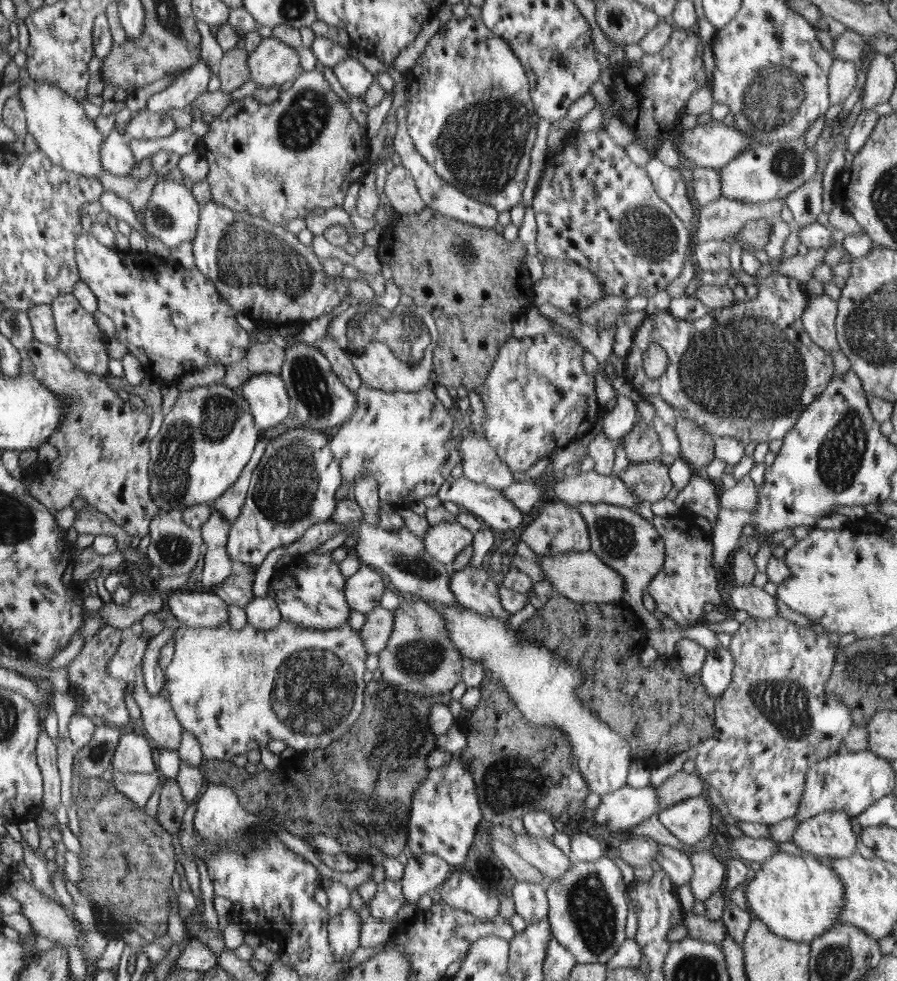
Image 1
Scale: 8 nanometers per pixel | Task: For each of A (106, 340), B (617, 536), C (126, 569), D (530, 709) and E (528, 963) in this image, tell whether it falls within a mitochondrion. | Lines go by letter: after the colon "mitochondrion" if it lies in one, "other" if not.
A: other
B: mitochondrion
C: other
D: other
E: other

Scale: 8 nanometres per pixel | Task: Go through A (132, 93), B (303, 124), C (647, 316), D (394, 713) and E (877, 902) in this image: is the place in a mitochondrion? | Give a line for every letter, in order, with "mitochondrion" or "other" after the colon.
A: other
B: mitochondrion
C: other
D: mitochondrion
E: other

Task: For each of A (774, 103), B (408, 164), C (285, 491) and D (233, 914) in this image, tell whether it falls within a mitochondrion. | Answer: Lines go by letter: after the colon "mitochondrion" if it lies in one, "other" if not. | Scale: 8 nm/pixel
A: mitochondrion
B: other
C: mitochondrion
D: other

